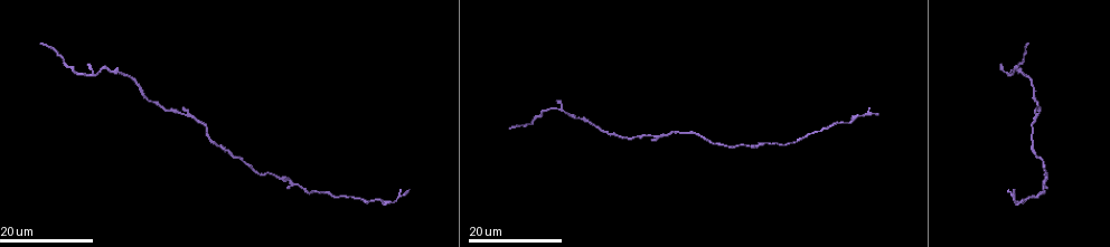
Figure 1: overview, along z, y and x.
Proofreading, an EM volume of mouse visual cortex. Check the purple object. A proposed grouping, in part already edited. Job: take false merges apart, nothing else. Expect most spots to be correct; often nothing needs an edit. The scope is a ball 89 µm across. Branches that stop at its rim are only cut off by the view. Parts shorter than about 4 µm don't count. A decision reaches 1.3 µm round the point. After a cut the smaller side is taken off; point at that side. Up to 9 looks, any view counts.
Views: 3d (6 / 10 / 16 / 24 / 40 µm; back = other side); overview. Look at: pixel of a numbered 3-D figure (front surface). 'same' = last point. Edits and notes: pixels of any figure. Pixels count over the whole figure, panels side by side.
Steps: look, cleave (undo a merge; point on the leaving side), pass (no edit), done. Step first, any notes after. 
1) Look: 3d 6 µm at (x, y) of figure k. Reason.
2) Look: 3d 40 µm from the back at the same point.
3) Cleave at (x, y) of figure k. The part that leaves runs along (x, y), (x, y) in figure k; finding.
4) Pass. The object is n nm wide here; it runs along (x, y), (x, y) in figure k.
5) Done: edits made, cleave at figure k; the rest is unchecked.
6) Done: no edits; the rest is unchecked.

Look: 3d 24 µm at (368, 200) of figure 1. Thick turns thin.

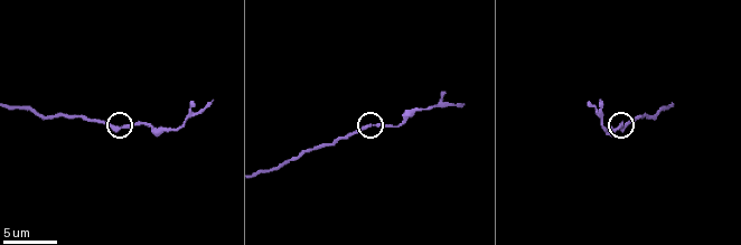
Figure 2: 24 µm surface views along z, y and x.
Look: 3d 6 µm at (378, 126) of figure 2. Closer look.

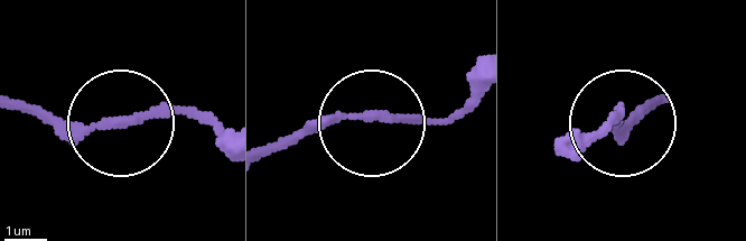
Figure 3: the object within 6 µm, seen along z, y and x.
Pass. The object is 210 nm wide here; it runs along (20, 101), (74, 126), (159, 114), (221, 122) in figure 3; one neuron here.

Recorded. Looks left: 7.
Look: 3d 24 µm at (715, 144) of figure 1. Thick turns thin.

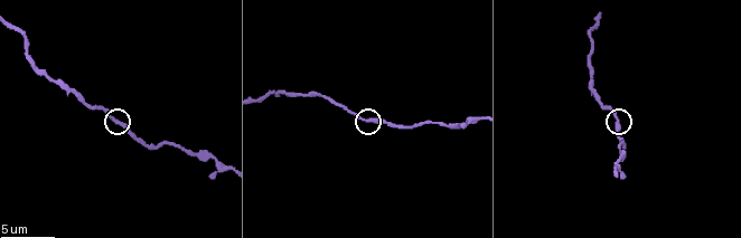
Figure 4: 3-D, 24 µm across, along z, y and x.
Look: 3d 10 µm at (617, 119) of figure 4.

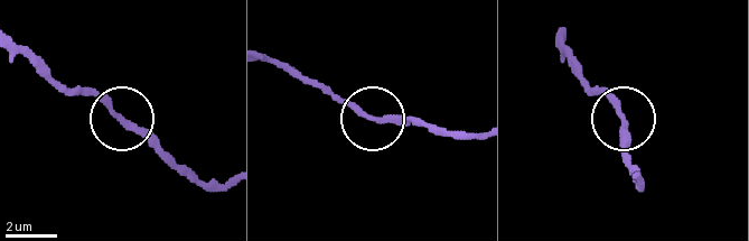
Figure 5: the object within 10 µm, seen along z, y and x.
Pass. The object is 230 nm wide here; it runs along (270, 62), (289, 64), (373, 118), (421, 120) in figure 5; one neuron here.

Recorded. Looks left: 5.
Look: 3d 24 µm at (181, 115) of figure 1. Thin neck.

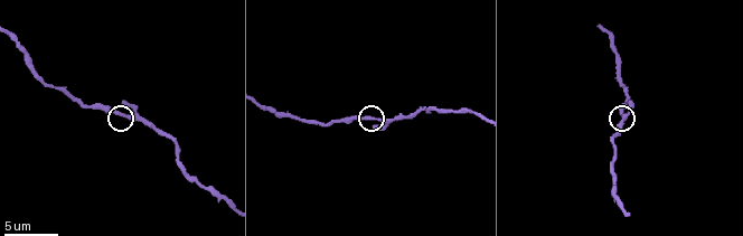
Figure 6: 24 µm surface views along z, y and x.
Look: 3d 6 µm at (122, 113) of figure 6.

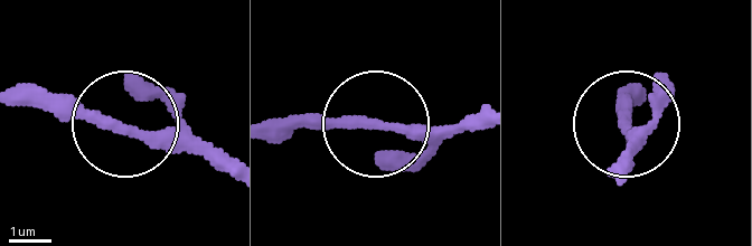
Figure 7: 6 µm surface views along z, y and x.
Pass. The object is 260 nm wide here; it runs along (475, 113), (442, 123), (271, 123) in figure 7; continuous, no second neuron.

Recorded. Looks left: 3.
Look: 3d 16 µm at (589, 122) of figure 1. Sudden change in width.

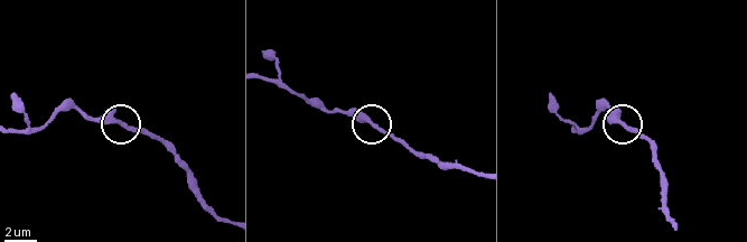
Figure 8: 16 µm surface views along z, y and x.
Look: 3d 6 µm at (120, 123) of figure 8.

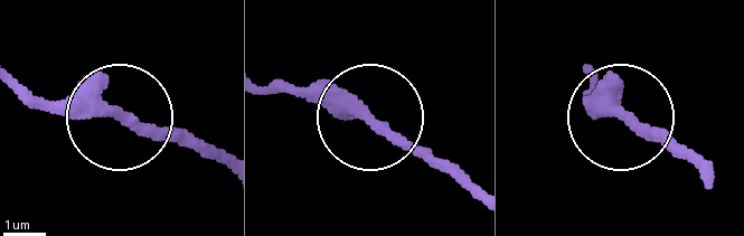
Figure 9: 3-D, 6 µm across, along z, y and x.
Pass. All the same neuron.

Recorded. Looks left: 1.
Done: no edits; the rest is unchecked.

